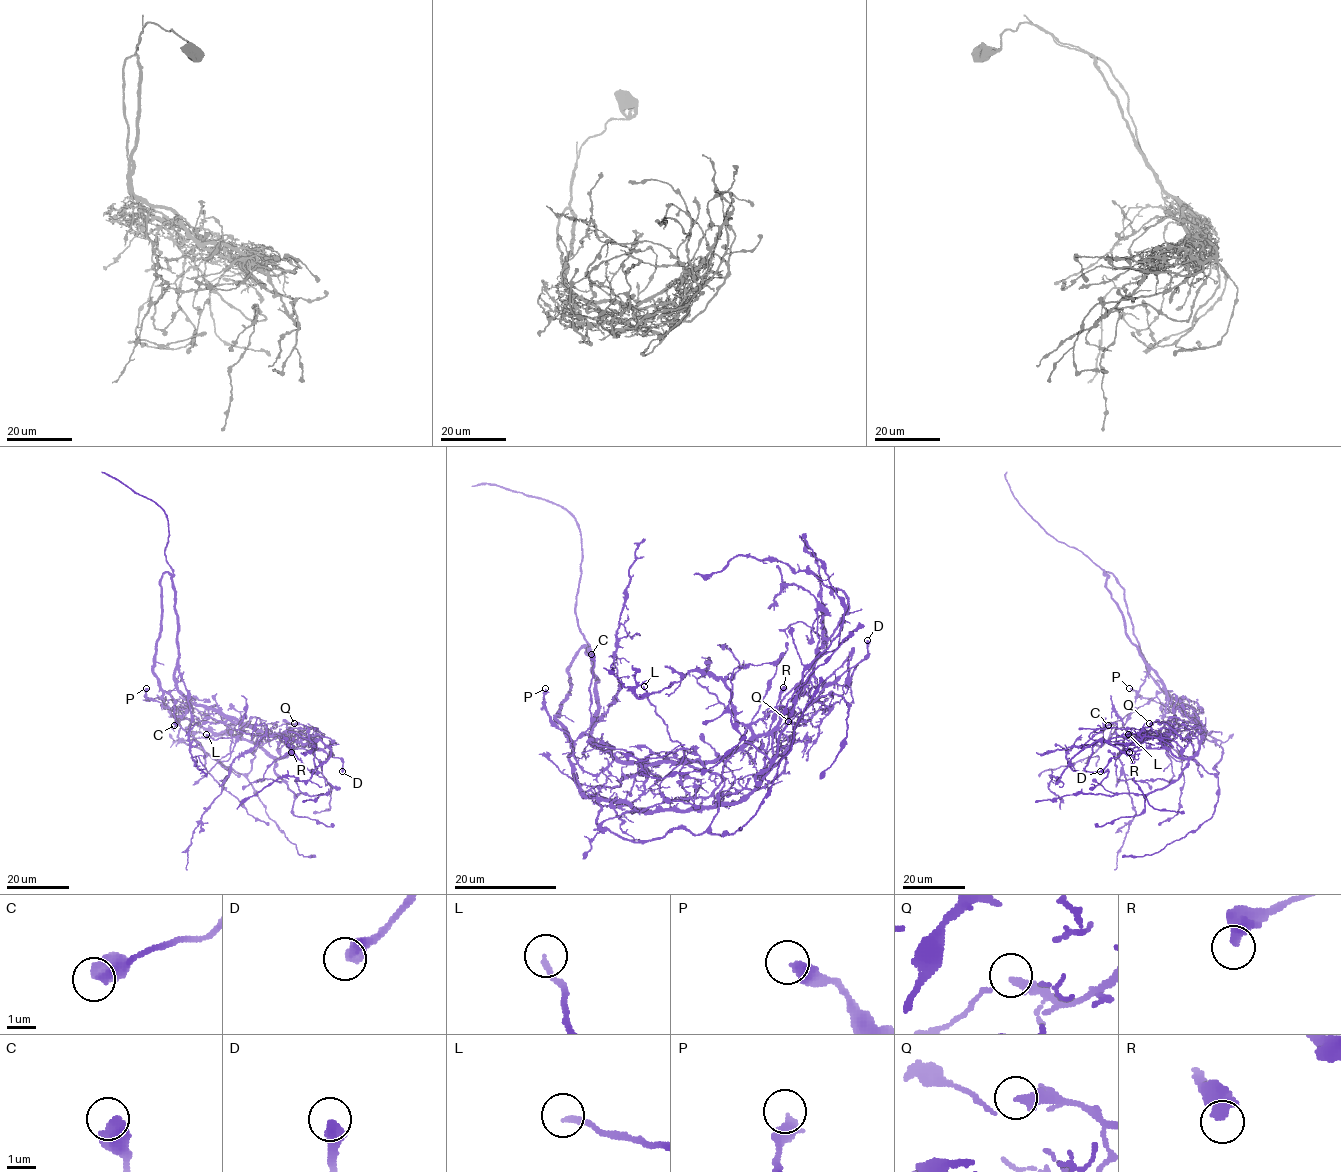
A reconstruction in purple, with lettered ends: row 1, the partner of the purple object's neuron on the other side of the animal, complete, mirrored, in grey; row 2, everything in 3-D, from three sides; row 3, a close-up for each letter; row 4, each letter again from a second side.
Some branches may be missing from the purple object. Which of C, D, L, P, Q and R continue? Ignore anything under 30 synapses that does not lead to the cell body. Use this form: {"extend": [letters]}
{"extend": []}

